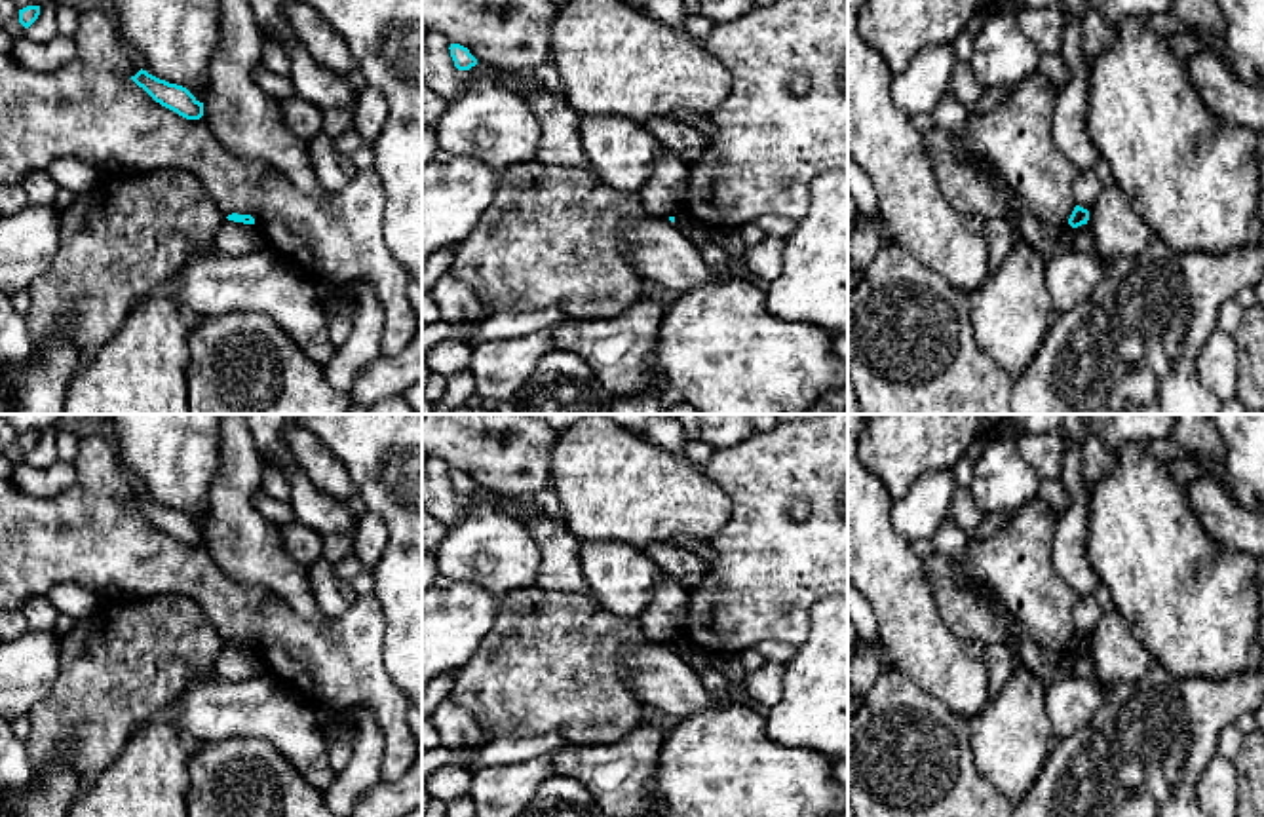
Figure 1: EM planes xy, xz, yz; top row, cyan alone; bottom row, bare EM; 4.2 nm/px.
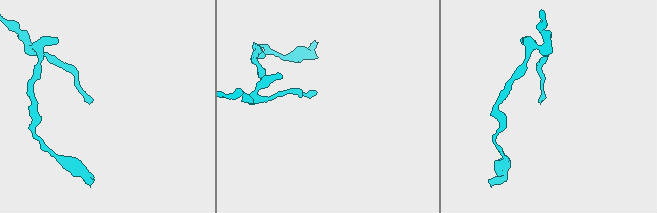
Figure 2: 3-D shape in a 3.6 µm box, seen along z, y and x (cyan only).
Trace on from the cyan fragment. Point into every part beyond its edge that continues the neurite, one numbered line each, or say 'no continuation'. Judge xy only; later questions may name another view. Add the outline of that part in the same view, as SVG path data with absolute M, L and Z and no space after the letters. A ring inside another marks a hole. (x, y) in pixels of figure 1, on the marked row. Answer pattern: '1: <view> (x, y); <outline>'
no continuation

